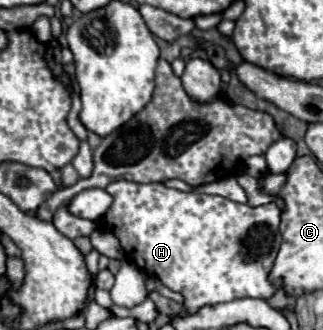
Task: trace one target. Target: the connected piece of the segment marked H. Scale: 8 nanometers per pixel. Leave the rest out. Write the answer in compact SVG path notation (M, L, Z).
M114 181L106 187L106 191L114 197L114 203L102 217L102 225L120 239L126 257L134 261L144 273L162 279L162 283L170 291L182 293L182 307L186 309L186 313L198 313L206 305L218 305L240 297L268 301L280 289L280 283L272 285L268 279L282 245L280 209L276 207L276 203L250 207L246 203L236 203L220 195L168 189L162 183L142 185L130 181Z

